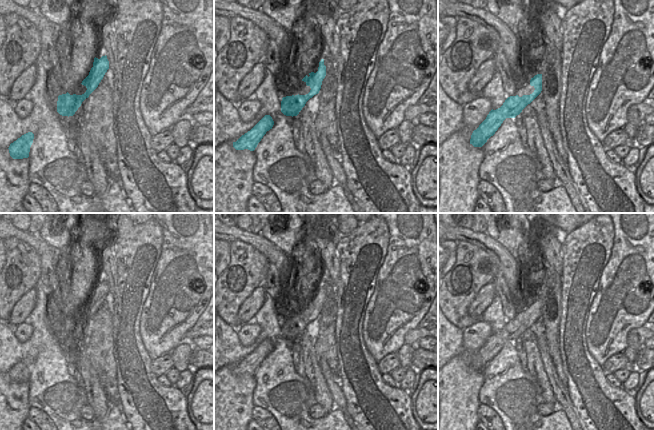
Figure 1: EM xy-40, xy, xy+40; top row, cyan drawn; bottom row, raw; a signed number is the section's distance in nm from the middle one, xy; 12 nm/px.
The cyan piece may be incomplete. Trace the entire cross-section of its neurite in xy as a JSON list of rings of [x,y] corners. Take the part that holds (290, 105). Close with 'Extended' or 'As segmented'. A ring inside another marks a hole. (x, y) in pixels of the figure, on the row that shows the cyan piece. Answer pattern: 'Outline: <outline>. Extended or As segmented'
Outline: [[[324,59],[319,62],[318,71],[316,73],[309,73],[309,77],[306,75],[302,81],[311,88],[310,92],[306,95],[292,95],[282,98],[281,101],[281,112],[286,116],[297,116],[306,102],[314,95],[318,94],[322,81],[326,76],[326,66],[324,65]]]. As segmented

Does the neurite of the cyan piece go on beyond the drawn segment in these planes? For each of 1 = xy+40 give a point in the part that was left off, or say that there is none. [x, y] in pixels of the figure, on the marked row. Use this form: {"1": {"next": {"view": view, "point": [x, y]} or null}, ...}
{"1": {"next": null}}

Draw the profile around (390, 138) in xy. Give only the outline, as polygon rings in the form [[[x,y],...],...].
[[[396,128],[386,131],[378,138],[378,145],[380,149],[390,150],[394,145],[399,143],[399,133]]]

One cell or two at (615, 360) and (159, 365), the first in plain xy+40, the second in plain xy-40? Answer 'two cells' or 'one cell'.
one cell

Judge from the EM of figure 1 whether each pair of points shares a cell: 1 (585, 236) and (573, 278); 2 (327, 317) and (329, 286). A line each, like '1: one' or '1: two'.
1: one
2: one

